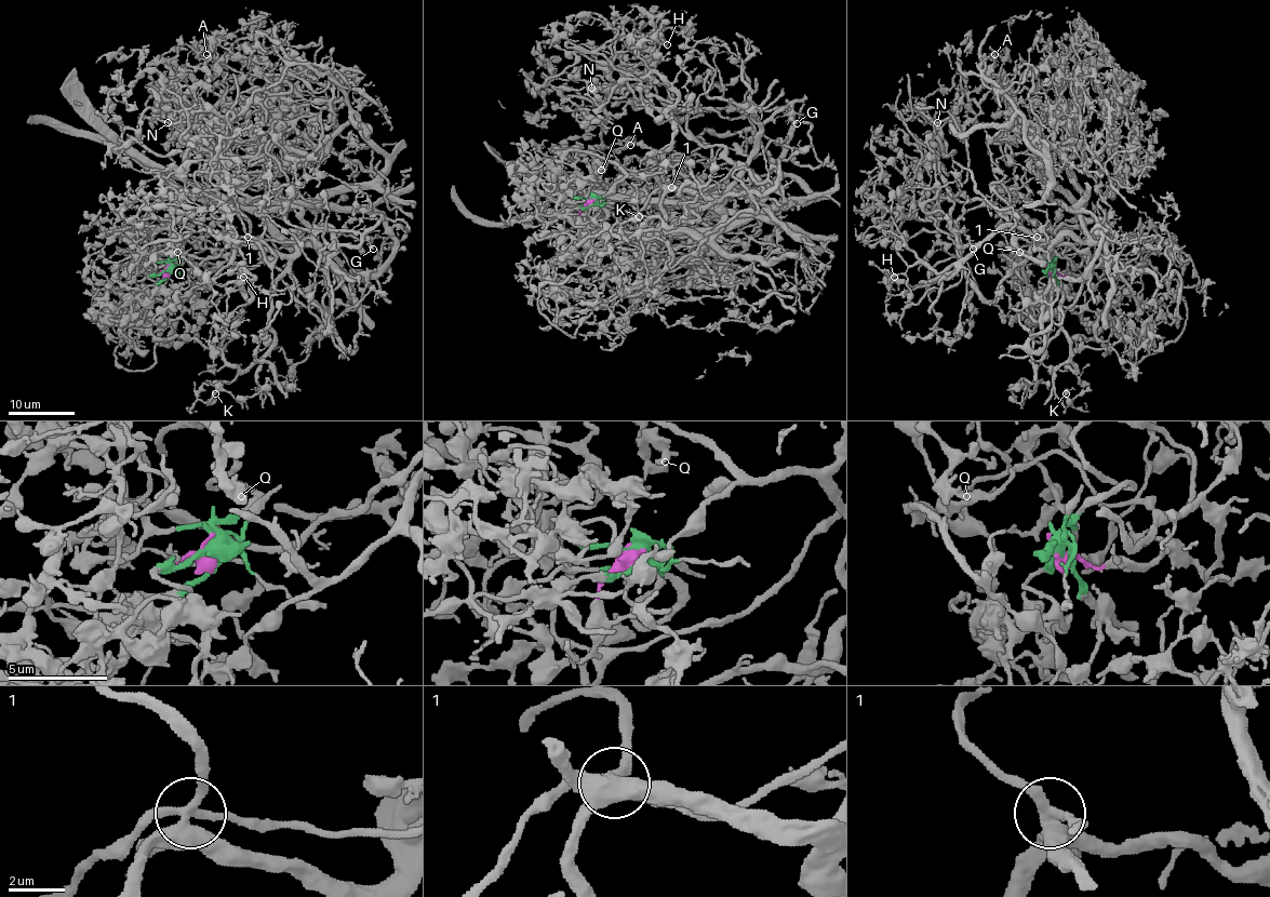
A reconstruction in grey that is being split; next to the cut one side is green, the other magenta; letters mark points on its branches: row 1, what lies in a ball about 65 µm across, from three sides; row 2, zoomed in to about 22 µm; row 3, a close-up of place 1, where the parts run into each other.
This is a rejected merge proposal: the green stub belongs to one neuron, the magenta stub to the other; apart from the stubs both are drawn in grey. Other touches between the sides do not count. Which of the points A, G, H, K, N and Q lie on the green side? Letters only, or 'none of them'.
A, N, Q

